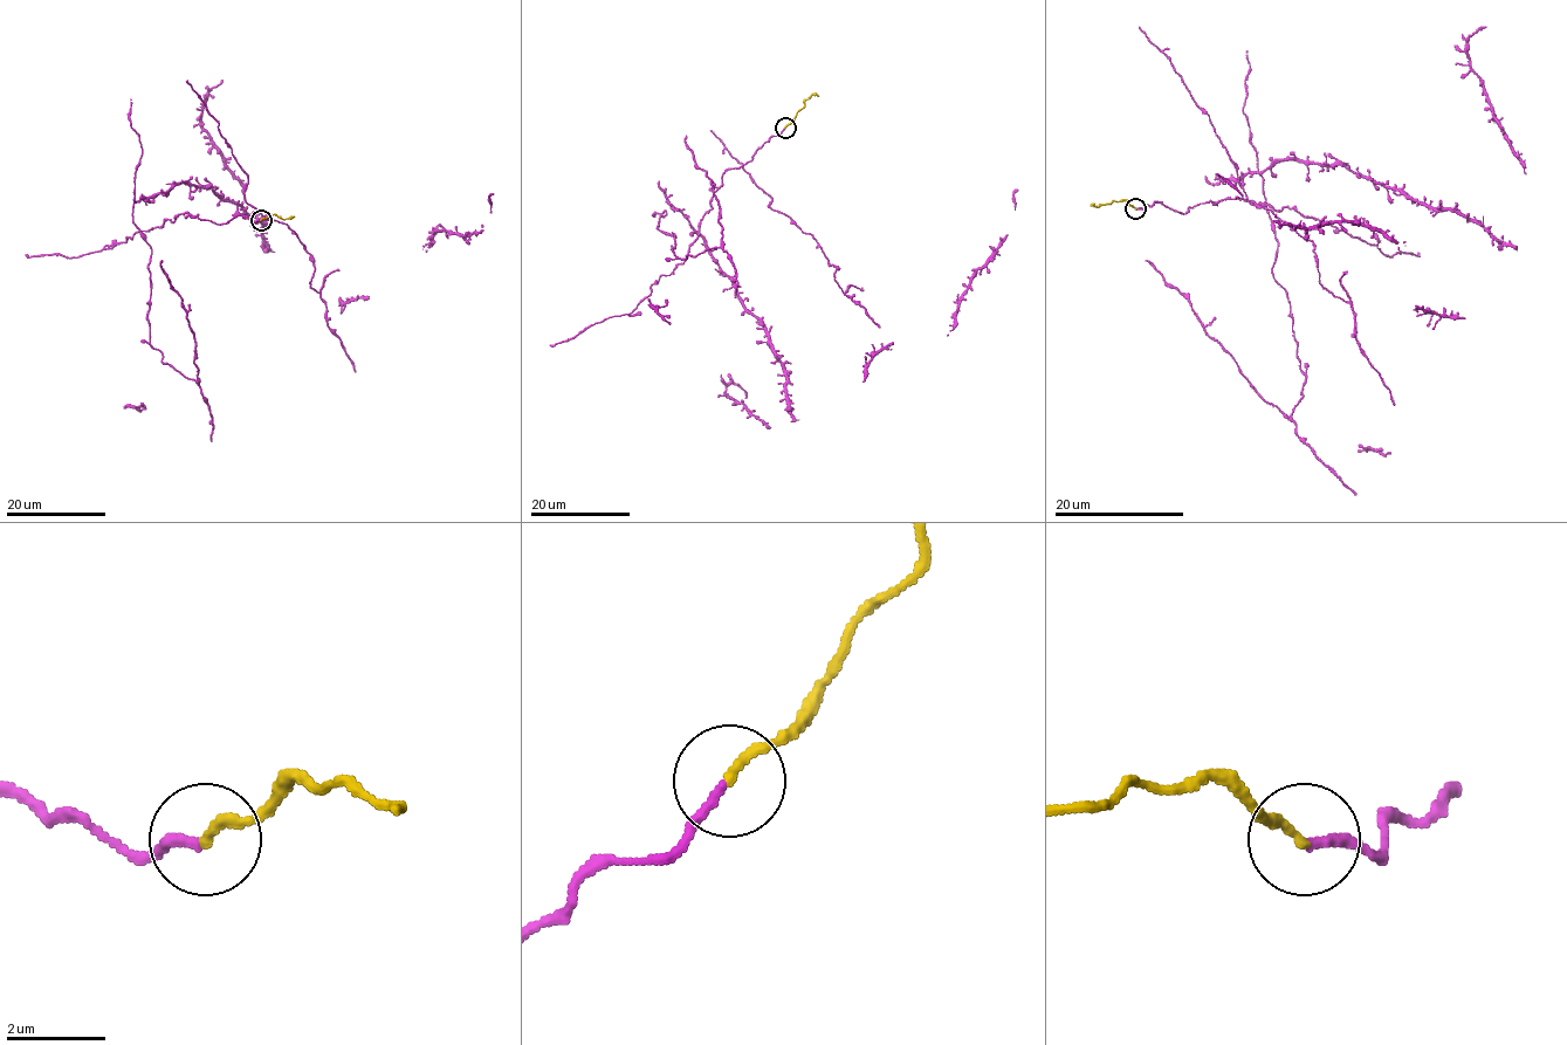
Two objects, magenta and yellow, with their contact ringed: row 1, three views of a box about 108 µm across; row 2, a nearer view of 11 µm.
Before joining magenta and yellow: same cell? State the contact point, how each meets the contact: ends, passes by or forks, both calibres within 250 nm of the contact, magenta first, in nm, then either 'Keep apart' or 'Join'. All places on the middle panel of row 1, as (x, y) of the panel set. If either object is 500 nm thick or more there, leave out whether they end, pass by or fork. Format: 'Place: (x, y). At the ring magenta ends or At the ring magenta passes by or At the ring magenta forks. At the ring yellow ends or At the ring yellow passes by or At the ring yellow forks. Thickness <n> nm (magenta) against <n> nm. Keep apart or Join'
Place: (785, 128). At the ring magenta ends. At the ring yellow ends. Thickness 190 nm (magenta) against 200 nm. Keep apart

